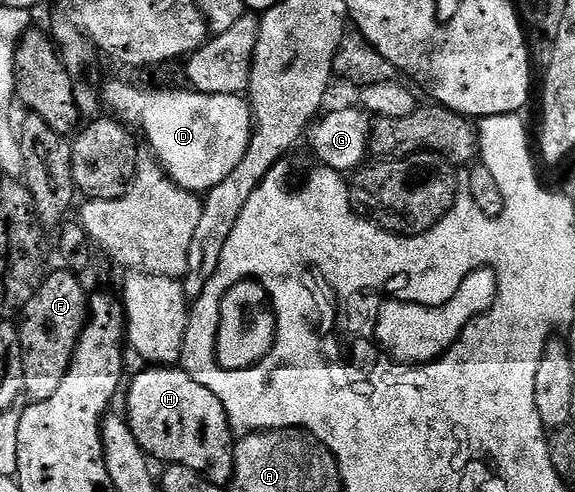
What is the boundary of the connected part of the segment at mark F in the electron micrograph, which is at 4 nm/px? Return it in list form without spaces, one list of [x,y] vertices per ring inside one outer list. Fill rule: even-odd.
[[[60,267],[60,270],[49,272],[44,278],[42,287],[30,303],[22,311],[24,318],[19,318],[18,326],[21,347],[24,351],[22,362],[25,368],[25,389],[32,401],[45,401],[62,387],[62,379],[66,379],[68,369],[72,365],[72,357],[81,337],[84,326],[90,316],[90,293],[84,290],[81,278],[75,272]]]

